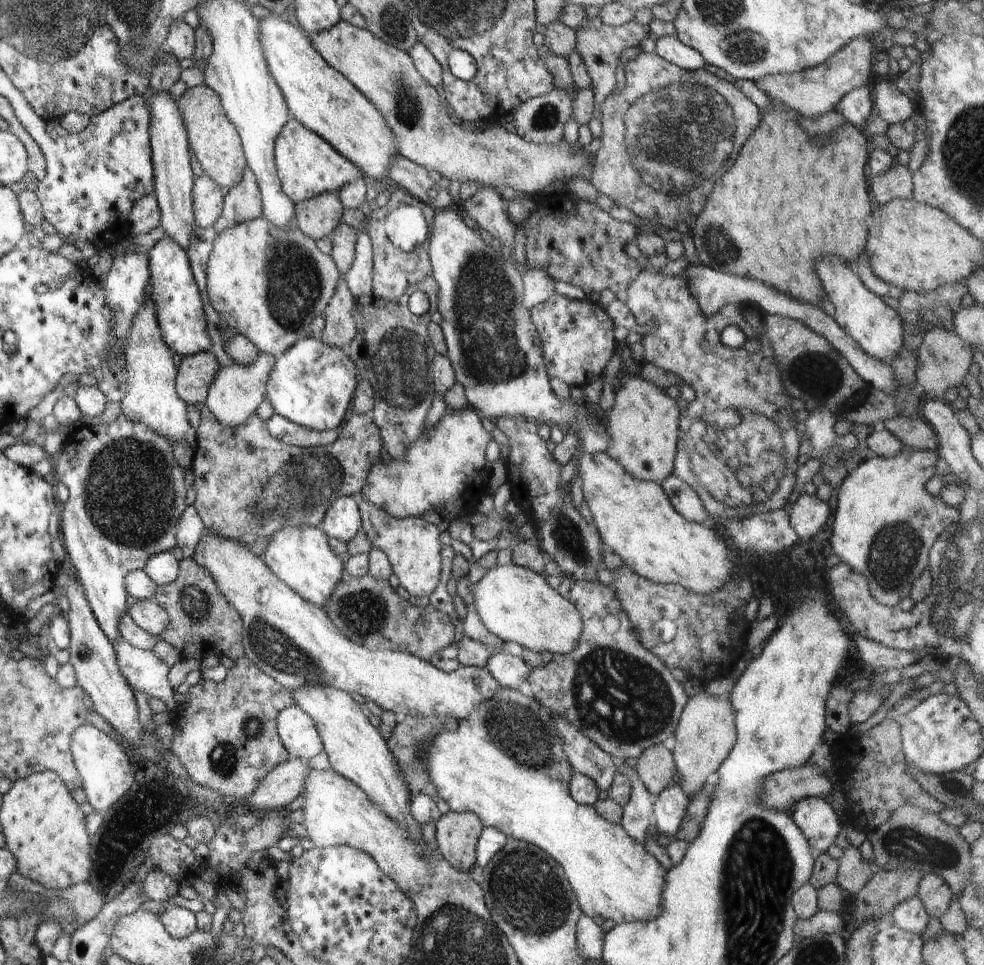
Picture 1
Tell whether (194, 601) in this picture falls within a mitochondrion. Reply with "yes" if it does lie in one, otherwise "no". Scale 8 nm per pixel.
yes

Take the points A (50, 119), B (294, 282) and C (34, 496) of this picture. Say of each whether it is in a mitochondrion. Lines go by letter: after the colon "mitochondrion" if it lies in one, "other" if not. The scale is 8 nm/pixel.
A: other
B: mitochondrion
C: other

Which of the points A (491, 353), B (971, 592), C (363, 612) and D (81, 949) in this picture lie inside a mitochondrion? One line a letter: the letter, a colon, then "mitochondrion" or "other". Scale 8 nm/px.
A: mitochondrion
B: mitochondrion
C: mitochondrion
D: other

